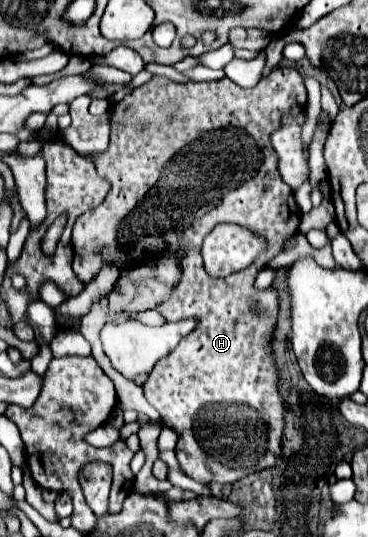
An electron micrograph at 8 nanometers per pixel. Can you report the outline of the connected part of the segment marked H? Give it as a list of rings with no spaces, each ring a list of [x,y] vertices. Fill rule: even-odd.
[[[277,67],[271,71],[271,75],[267,75],[265,79],[261,79],[255,87],[251,89],[243,89],[239,85],[235,85],[229,77],[223,77],[219,81],[207,81],[207,83],[187,83],[187,85],[177,85],[165,77],[153,77],[151,81],[147,81],[145,85],[137,87],[133,93],[125,95],[117,105],[111,107],[111,143],[109,143],[109,151],[105,155],[99,155],[95,165],[97,165],[97,173],[99,177],[103,177],[105,181],[111,183],[111,189],[105,197],[105,201],[87,211],[85,215],[81,215],[76,220],[72,230],[72,247],[74,250],[74,257],[72,262],[72,269],[79,277],[79,281],[83,285],[89,285],[97,273],[109,265],[109,257],[117,257],[115,259],[115,267],[119,273],[127,271],[129,267],[135,267],[137,265],[137,257],[141,257],[141,251],[135,251],[133,249],[133,243],[131,241],[155,241],[155,239],[163,239],[163,243],[159,245],[159,249],[167,249],[167,251],[173,251],[173,253],[179,253],[181,251],[181,261],[179,261],[179,269],[181,269],[181,281],[179,285],[173,289],[173,293],[161,301],[157,305],[157,311],[161,313],[163,309],[163,317],[181,317],[181,319],[197,319],[197,327],[183,337],[183,341],[179,341],[179,345],[175,347],[175,351],[171,355],[167,355],[165,359],[161,359],[157,363],[157,367],[153,369],[151,377],[145,381],[143,385],[143,393],[147,397],[147,401],[165,417],[165,427],[169,429],[175,429],[177,435],[181,437],[181,441],[177,441],[177,461],[179,461],[179,467],[189,475],[193,477],[195,481],[201,481],[201,483],[233,483],[249,473],[257,473],[261,469],[267,469],[267,467],[273,467],[279,457],[281,457],[281,433],[283,433],[283,411],[281,411],[281,397],[277,393],[277,375],[275,375],[275,367],[273,367],[273,357],[271,357],[271,347],[269,347],[269,339],[271,339],[271,333],[273,333],[273,327],[275,327],[275,319],[277,319],[277,293],[273,289],[267,289],[267,291],[257,291],[253,287],[253,281],[257,277],[257,273],[265,267],[265,263],[277,255],[281,251],[281,243],[293,235],[297,231],[297,219],[299,219],[299,207],[293,199],[293,193],[289,189],[289,185],[285,185],[279,177],[279,171],[277,171],[277,155],[273,155],[273,149],[271,149],[271,143],[269,143],[269,135],[281,125],[281,117],[283,113],[291,113],[291,115],[297,115],[297,111],[301,111],[307,103],[307,89],[305,89],[305,83],[303,83],[303,77],[295,71],[295,69],[287,69],[287,67]],[[217,223],[235,223],[235,225],[241,225],[241,227],[247,227],[247,229],[253,229],[255,235],[261,235],[267,243],[267,249],[247,267],[247,269],[241,269],[225,279],[219,279],[219,277],[211,277],[205,267],[203,267],[203,261],[199,257],[199,249],[203,245],[203,239],[211,233],[211,229],[217,225]]]

